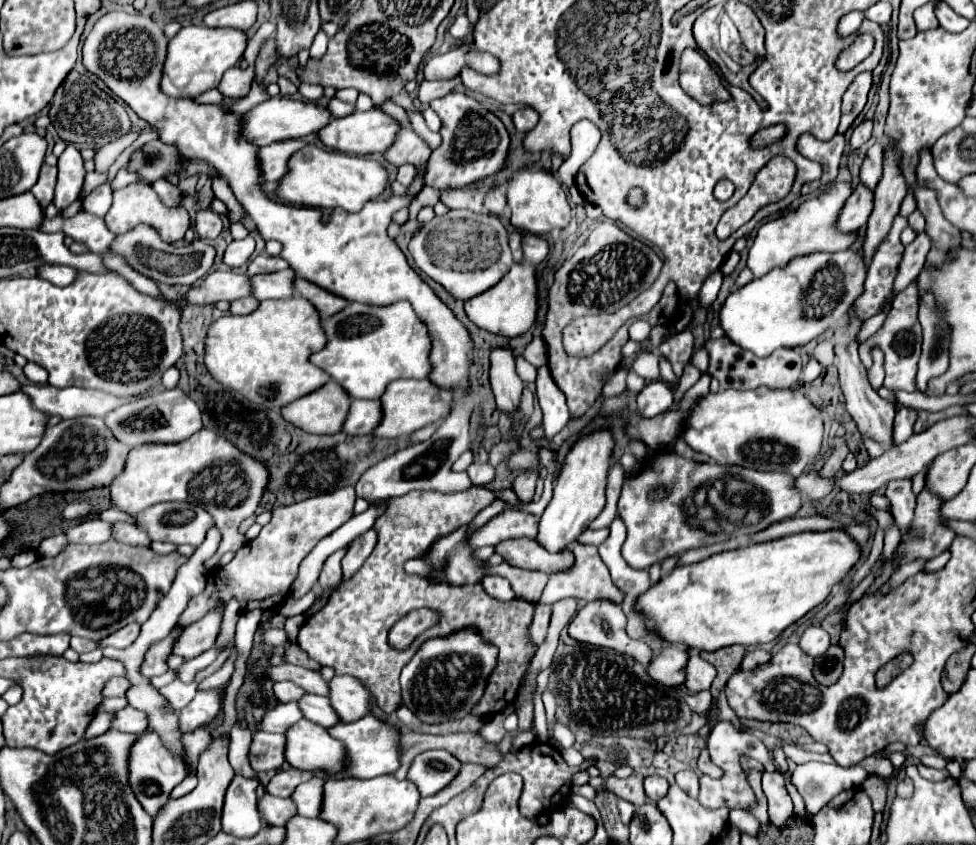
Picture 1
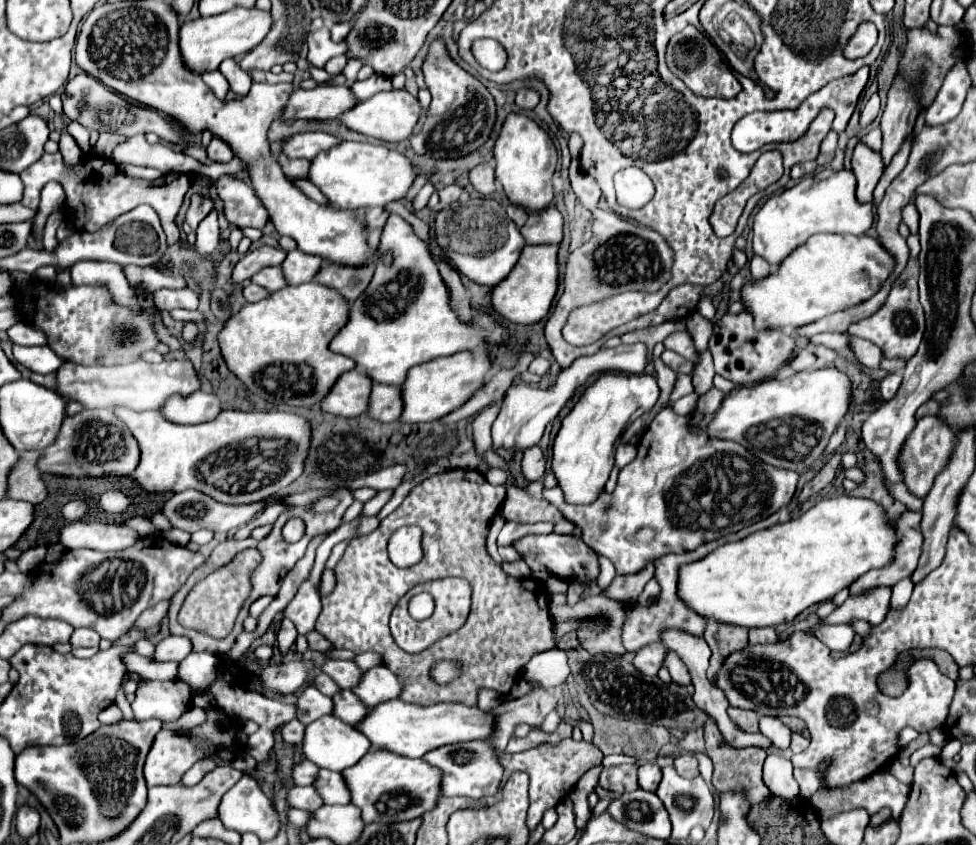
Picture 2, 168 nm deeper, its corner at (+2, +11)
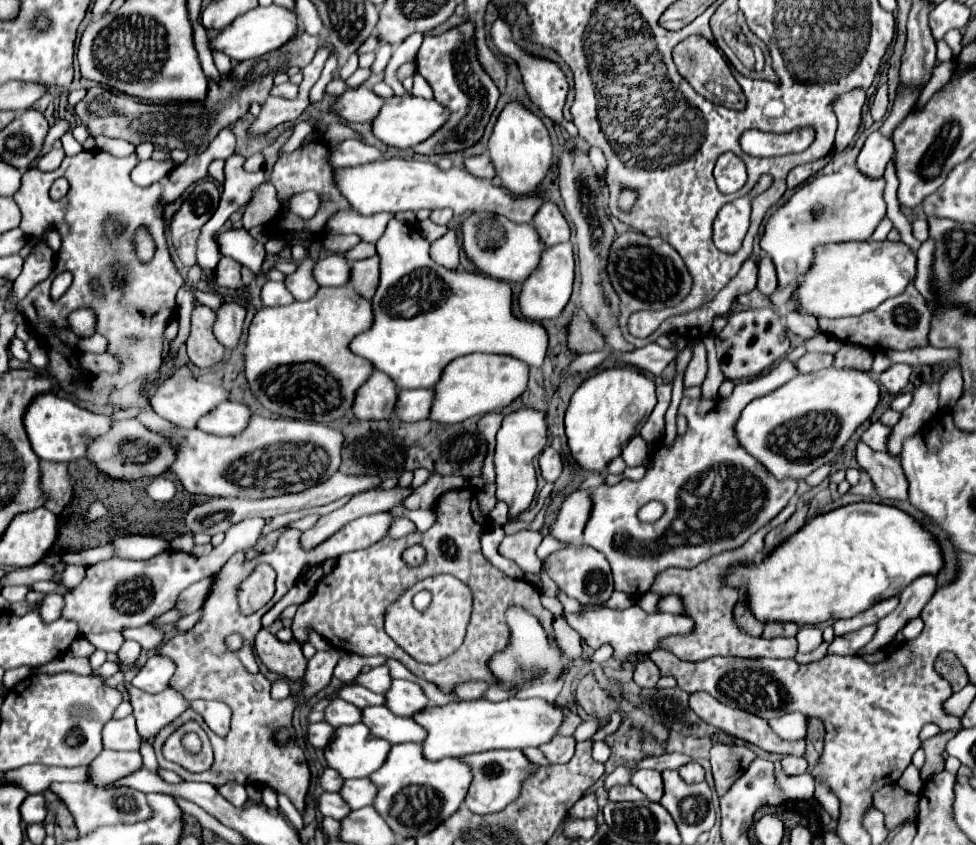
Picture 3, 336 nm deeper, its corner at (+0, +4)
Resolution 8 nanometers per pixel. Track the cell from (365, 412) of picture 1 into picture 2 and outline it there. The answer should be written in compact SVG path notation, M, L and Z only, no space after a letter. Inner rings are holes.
M374 383L368 415L378 421L396 421L402 415L402 389L394 385Z

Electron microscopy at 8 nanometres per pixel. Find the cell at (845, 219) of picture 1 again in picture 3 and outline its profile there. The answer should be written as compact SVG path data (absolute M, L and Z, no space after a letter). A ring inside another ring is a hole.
M872 132L858 154L856 168L868 178L880 178L892 156L894 156L892 140L884 140L880 132Z

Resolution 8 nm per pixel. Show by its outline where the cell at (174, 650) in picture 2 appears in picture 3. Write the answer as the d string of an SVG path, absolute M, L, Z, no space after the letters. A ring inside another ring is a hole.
M154 654L148 658L148 662L140 668L138 676L132 680L132 684L144 692L158 694L164 688L168 688L168 680L174 676L176 664L172 658Z

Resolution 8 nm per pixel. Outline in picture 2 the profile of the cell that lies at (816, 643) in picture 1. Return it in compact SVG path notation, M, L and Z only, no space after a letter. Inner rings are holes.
M818 625L814 627L814 633L832 651L846 651L856 635L852 625L824 625L824 627Z

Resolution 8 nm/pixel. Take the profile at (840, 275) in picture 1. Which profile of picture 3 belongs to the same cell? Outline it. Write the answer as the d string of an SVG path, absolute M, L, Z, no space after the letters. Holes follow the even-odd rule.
M866 240L866 242L824 244L824 246L816 246L812 266L798 282L798 288L796 288L796 294L792 300L796 302L796 312L800 312L804 316L814 316L814 318L860 316L862 312L868 312L868 310L880 306L884 300L904 292L904 288L914 280L914 276L916 276L916 256L902 242Z

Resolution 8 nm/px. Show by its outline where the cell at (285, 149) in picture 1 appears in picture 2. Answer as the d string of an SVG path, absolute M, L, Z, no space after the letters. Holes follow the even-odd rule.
M312 131L312 133L298 133L294 135L282 149L284 155L288 157L306 157L306 159L314 159L320 151L332 149L334 145L340 145L342 139L322 133L322 131Z

